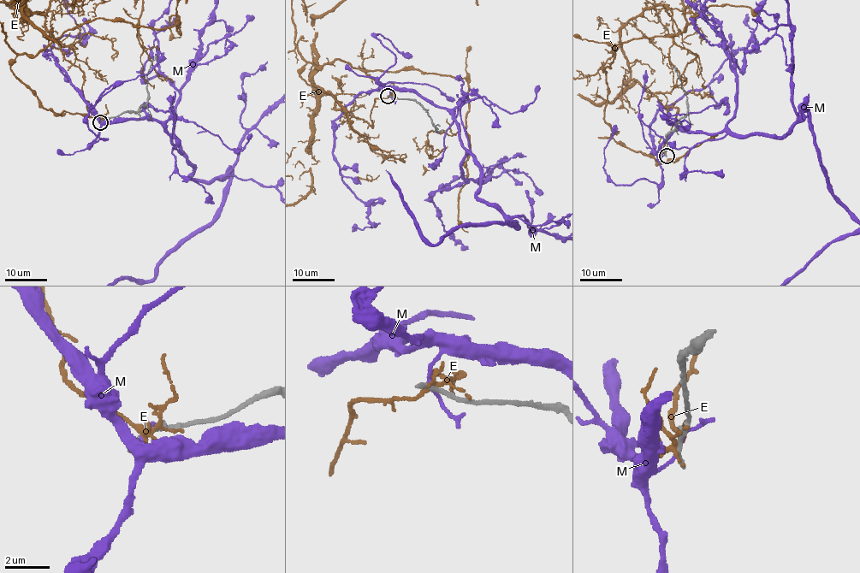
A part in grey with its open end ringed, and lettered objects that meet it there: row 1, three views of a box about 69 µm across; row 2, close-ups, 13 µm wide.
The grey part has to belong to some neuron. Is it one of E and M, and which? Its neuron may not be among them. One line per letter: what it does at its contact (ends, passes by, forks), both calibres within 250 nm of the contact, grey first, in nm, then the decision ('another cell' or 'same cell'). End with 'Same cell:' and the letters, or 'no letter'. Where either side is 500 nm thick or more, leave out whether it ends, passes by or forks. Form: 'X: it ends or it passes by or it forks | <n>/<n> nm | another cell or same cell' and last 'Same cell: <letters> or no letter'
E: it forks | 260/240 nm | another cell
M: it passes by | 260/130 nm | another cell
Same cell: no letter

